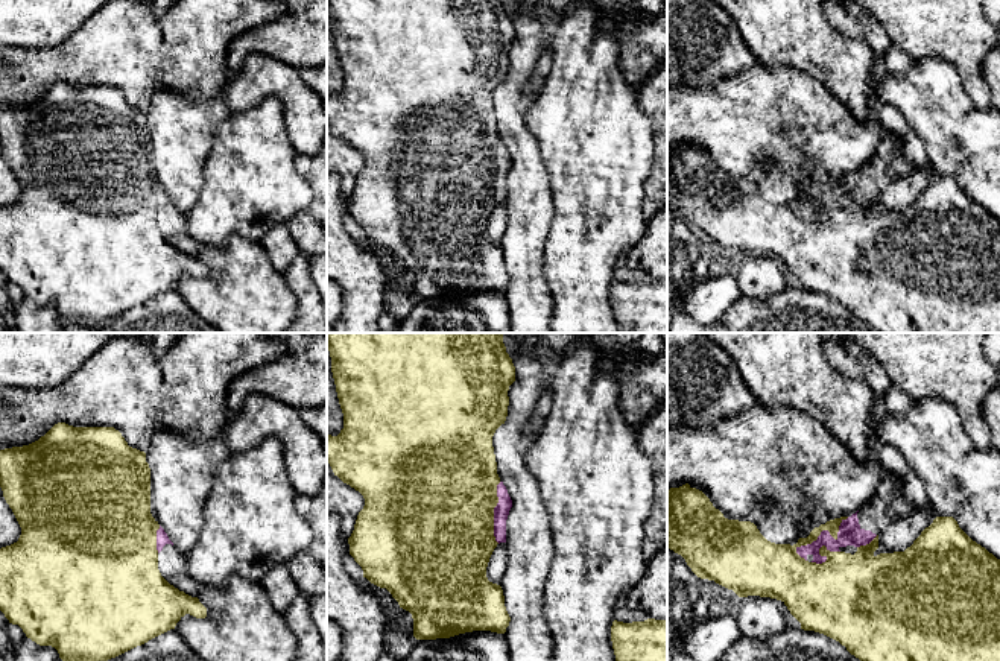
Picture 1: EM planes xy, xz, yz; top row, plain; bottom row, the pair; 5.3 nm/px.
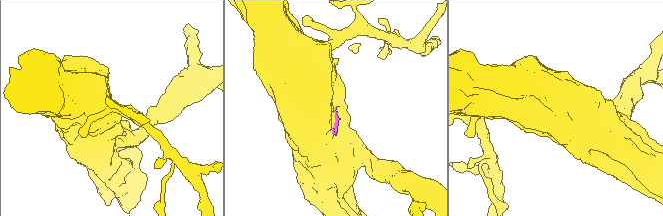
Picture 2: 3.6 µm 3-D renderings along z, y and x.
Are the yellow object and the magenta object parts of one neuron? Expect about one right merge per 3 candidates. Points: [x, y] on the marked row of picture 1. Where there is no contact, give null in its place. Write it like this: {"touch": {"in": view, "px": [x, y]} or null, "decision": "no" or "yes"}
{"touch": {"in": "yz", "px": [824, 529]}, "decision": "no"}

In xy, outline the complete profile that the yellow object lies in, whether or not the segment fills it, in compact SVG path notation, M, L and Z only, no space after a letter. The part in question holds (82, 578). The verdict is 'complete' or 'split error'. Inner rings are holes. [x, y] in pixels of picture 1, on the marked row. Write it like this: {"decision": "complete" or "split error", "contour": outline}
{"decision": "complete", "contour": "M58 422L29 445L0 450L0 488L21 527L18 541L0 549L0 611L9 623L18 625L32 641L55 647L62 661L108 661L175 629L185 614L196 618L207 617L207 608L198 597L170 585L158 570L157 530L160 524L150 514L150 468L146 453L129 447L114 427L73 427Z"}

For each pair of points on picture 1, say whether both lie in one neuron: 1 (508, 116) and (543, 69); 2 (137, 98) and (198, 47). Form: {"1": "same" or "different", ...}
{"1": "different", "2": "same"}

